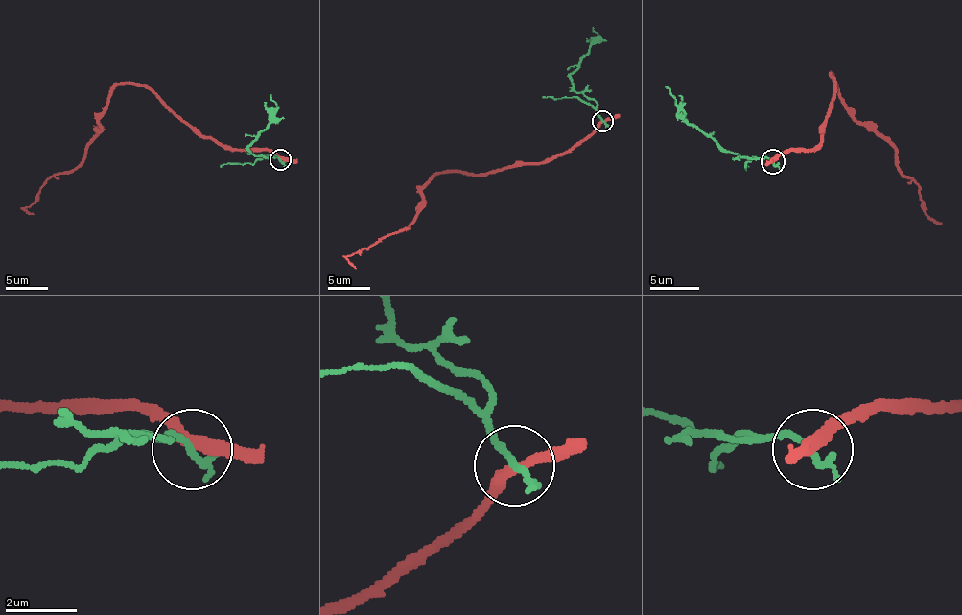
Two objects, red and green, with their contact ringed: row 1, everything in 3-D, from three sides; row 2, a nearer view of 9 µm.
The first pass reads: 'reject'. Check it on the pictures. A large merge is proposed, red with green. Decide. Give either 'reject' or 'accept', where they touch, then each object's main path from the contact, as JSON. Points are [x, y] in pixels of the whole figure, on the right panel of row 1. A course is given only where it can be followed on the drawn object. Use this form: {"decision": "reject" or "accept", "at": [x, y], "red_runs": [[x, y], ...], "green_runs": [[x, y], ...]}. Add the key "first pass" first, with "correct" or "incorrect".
{"first pass": "correct", "decision": "reject", "at": [773, 161], "red_runs": [[772, 161], [811, 151], [821, 141], [831, 75], [851, 114], [894, 149], [921, 207], [941, 224]], "green_runs": [[772, 161], [738, 155], [720, 149], [687, 122], [677, 100], [665, 87]]}

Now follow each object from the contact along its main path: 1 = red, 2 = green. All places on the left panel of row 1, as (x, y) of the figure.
1: (279, 159), (200, 137), (152, 91), (119, 84), (85, 157), (49, 178), (26, 208), (34, 215)
2: (279, 159), (253, 154), (247, 149), (269, 125), (277, 106), (270, 95)

